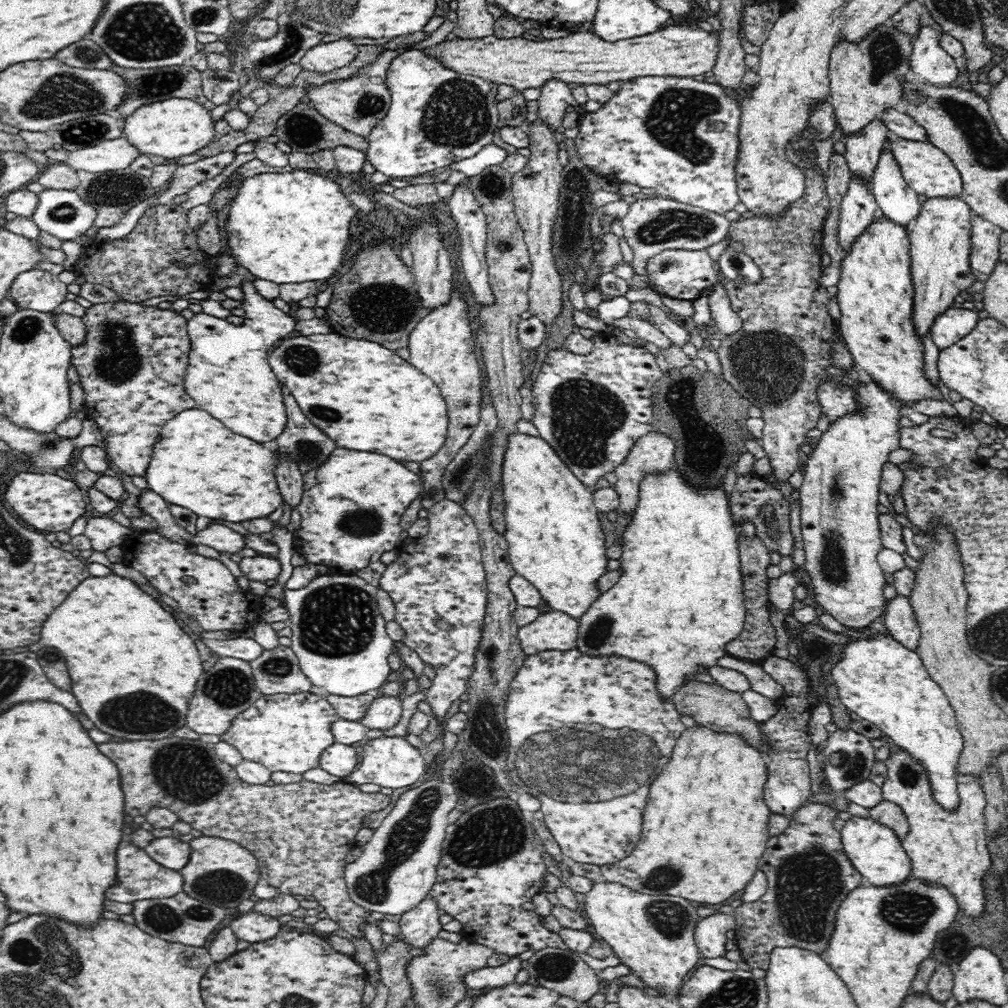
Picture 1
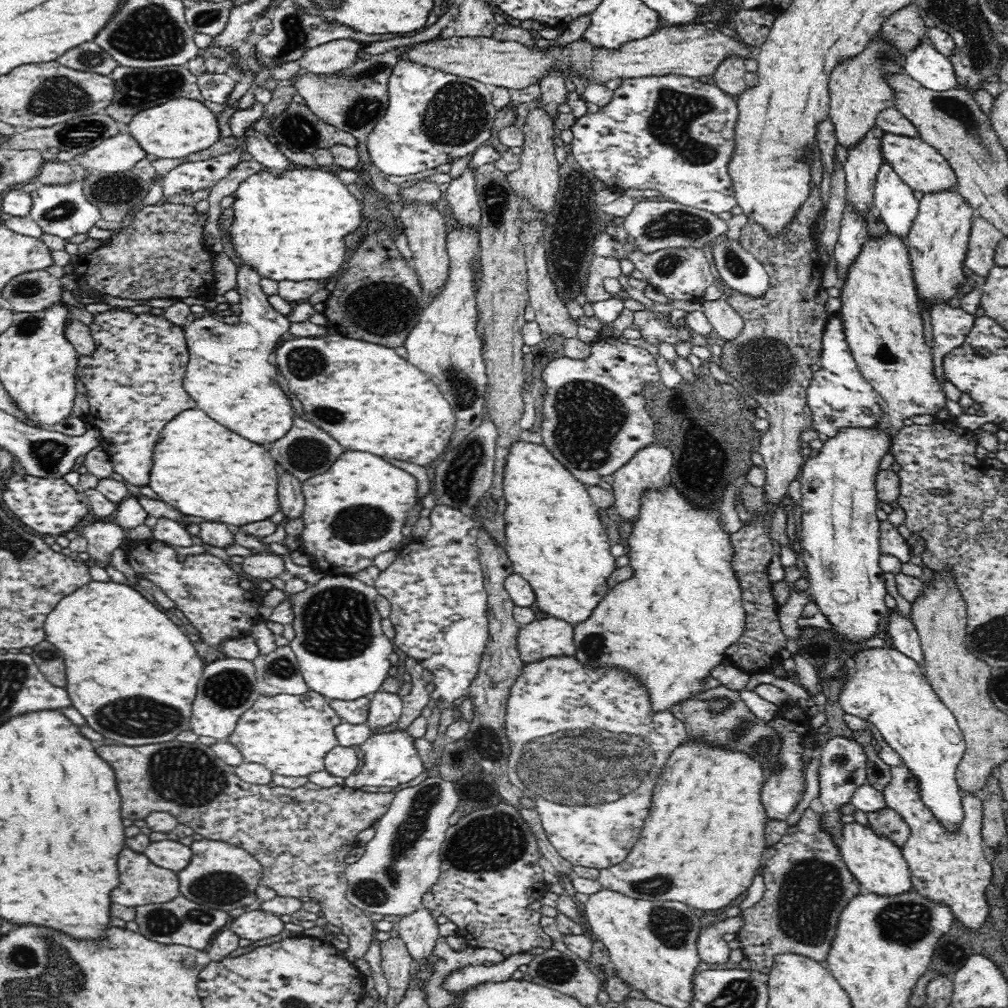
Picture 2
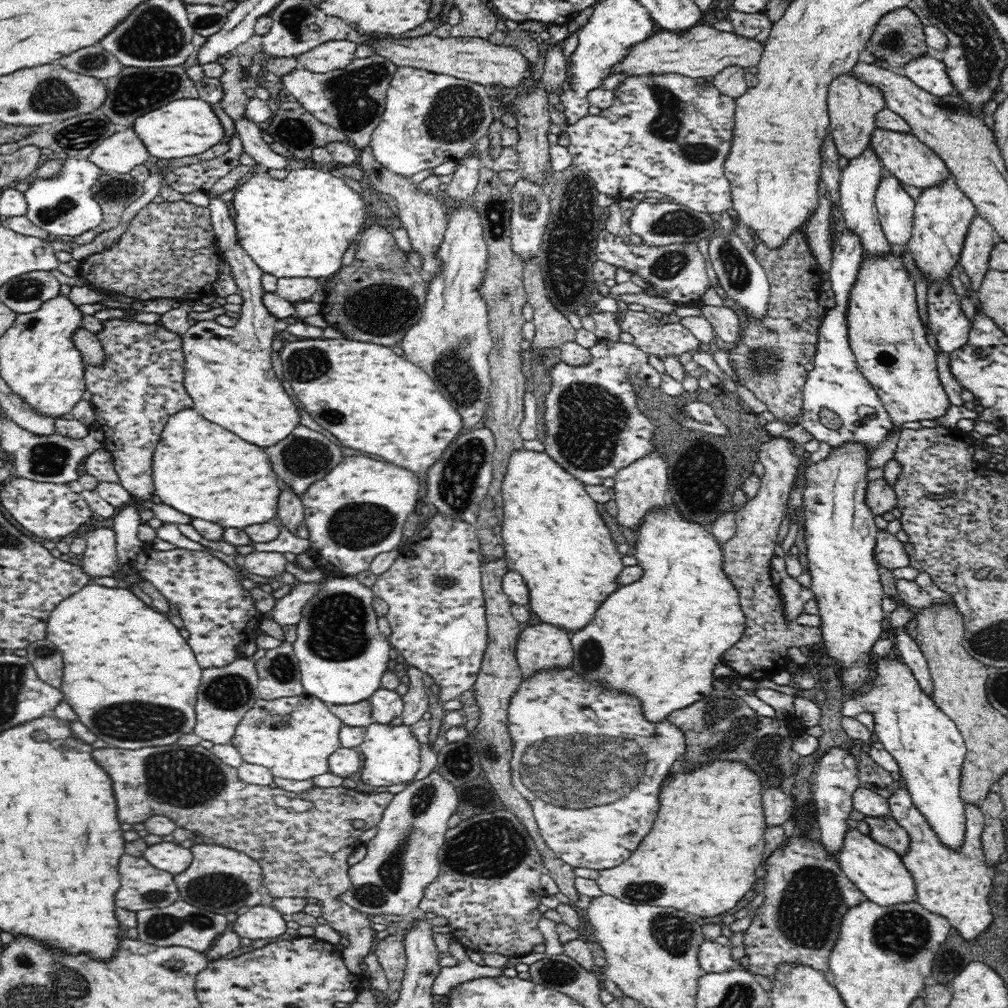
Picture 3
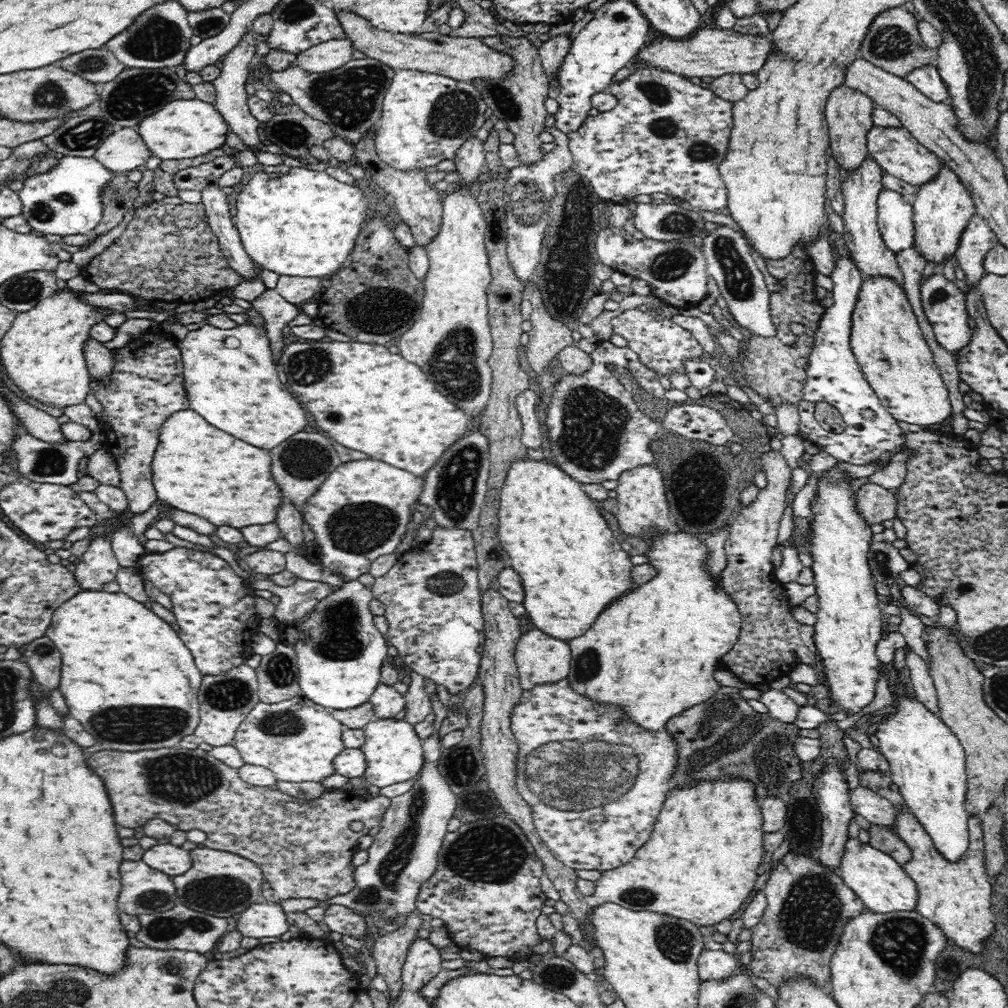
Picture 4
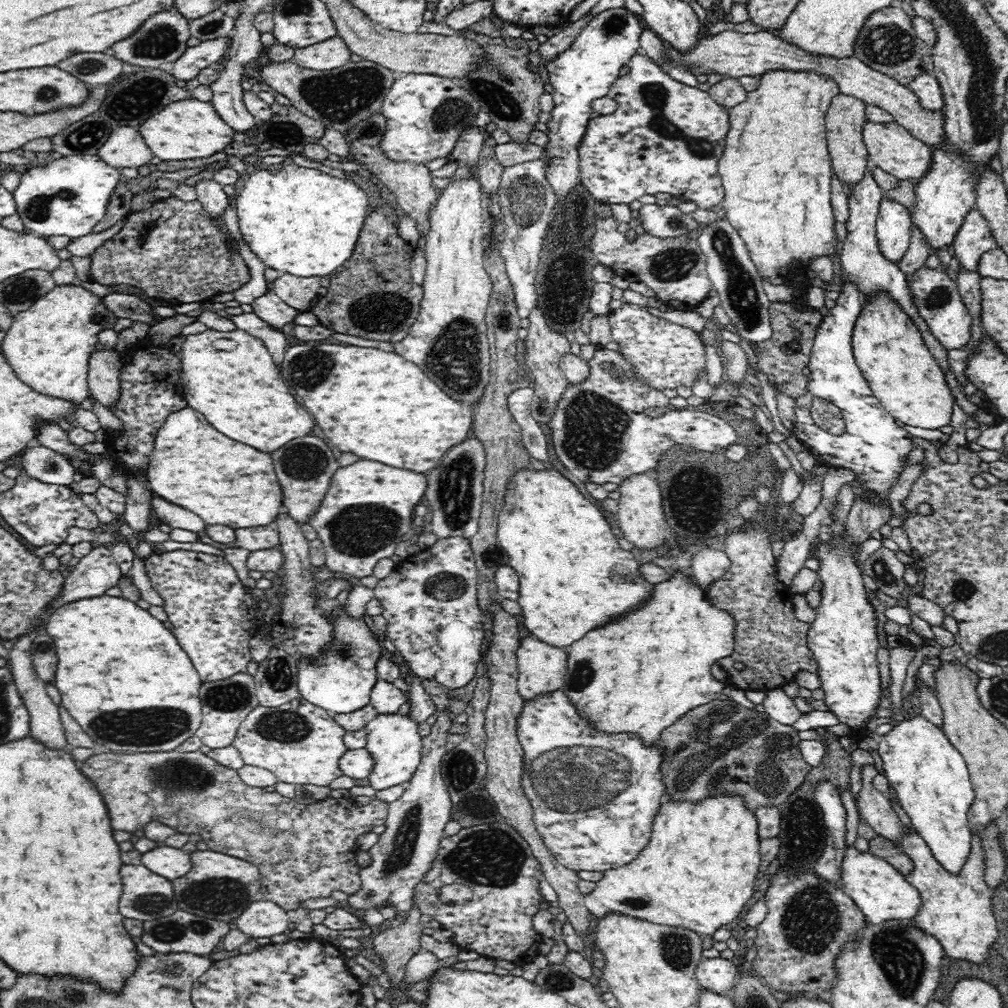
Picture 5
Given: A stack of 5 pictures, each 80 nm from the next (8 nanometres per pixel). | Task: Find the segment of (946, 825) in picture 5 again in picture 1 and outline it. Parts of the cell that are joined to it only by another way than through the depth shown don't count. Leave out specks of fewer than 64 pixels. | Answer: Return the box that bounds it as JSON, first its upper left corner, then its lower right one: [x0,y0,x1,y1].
[832,635,964,813]

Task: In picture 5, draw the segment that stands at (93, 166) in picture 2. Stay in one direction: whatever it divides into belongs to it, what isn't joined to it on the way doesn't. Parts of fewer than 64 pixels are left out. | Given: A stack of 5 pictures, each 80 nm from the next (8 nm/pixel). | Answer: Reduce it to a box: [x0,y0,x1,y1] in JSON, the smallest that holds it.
[97,126,154,168]

